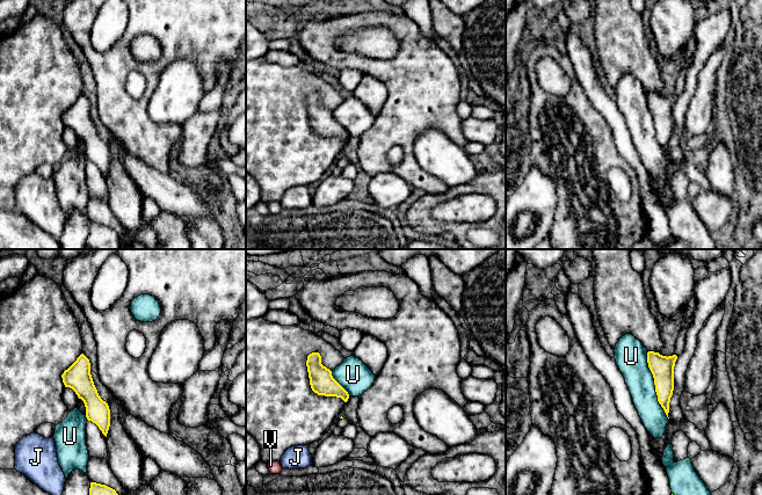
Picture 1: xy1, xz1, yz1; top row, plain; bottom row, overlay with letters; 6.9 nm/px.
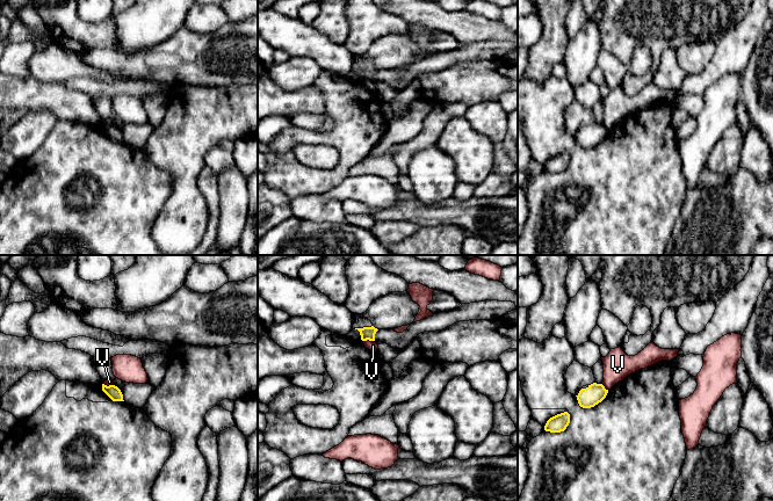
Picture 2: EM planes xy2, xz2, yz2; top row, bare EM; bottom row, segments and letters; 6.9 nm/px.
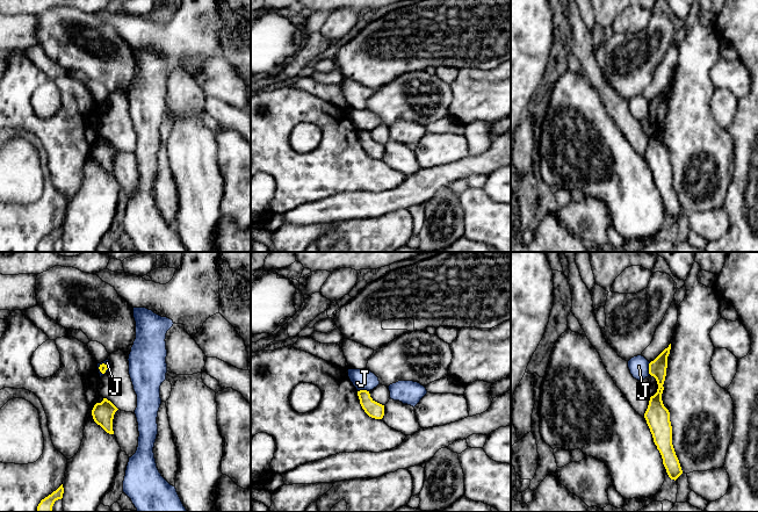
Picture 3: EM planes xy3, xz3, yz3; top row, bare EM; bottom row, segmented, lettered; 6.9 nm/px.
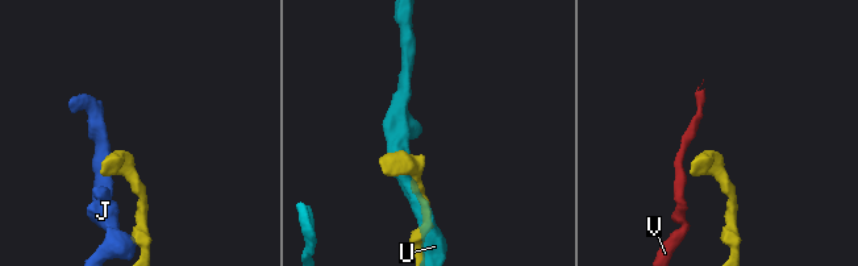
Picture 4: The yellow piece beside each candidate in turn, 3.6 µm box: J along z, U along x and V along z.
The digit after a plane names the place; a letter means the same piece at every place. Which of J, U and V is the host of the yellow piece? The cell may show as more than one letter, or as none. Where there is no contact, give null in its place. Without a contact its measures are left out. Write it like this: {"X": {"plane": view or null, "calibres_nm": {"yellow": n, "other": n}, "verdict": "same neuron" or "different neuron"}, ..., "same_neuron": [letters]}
{"J": {"plane": "yz3", "calibres_nm": {"yellow": 130, "other": 140}, "verdict": "different neuron"}, "U": {"plane": "yz1", "calibres_nm": {"yellow": 160, "other": 220}, "verdict": "different neuron"}, "V": {"plane": "xz2", "calibres_nm": {"yellow": 100, "other": 70}, "verdict": "different neuron"}, "same_neuron": []}

